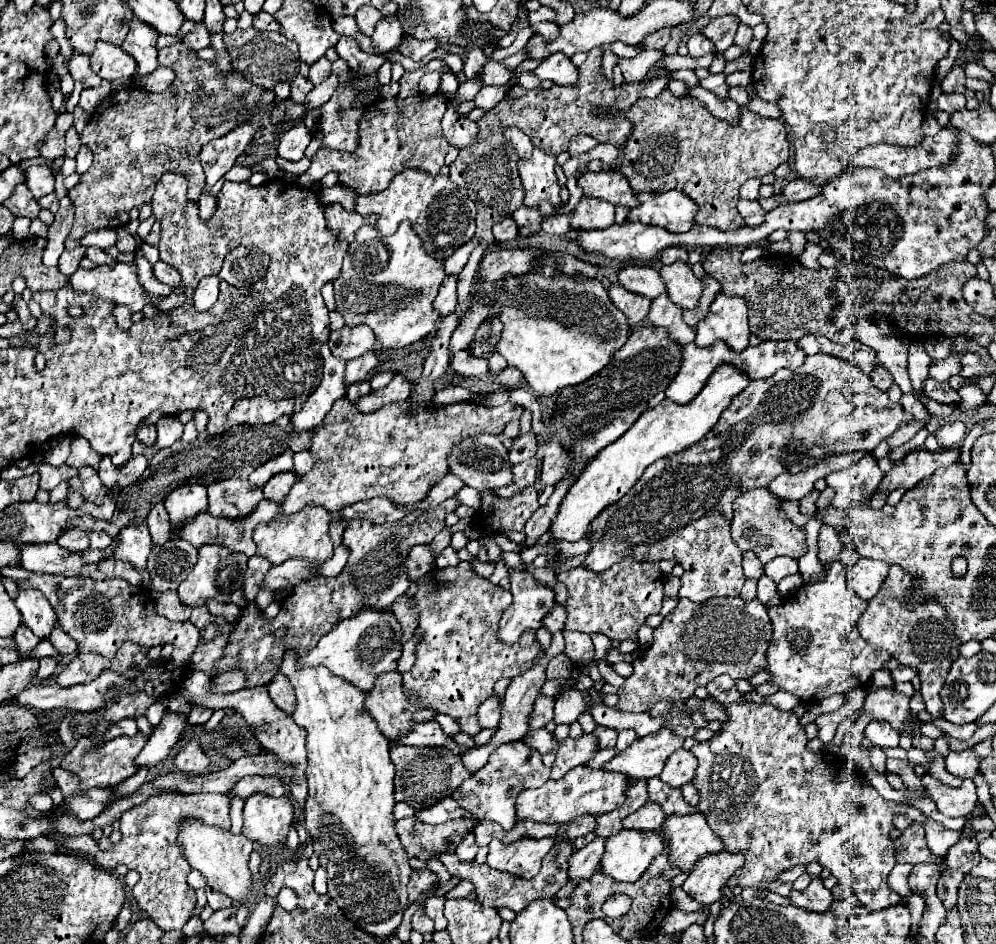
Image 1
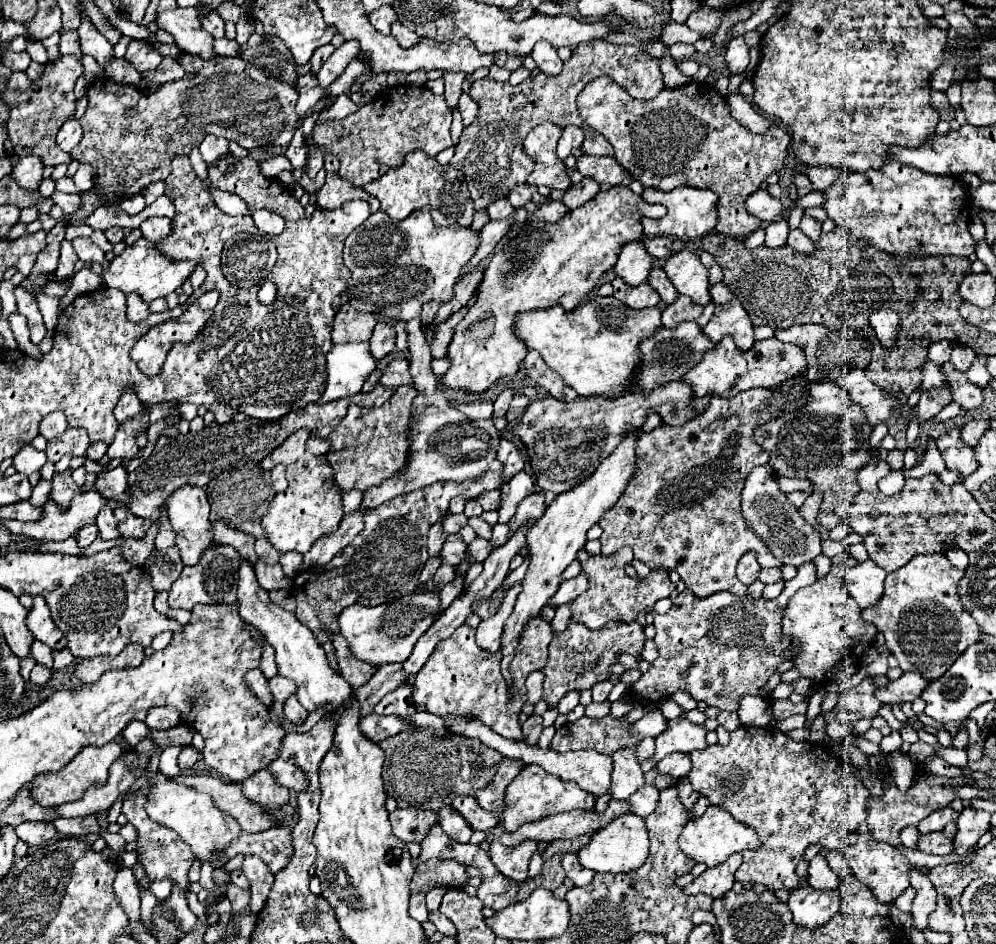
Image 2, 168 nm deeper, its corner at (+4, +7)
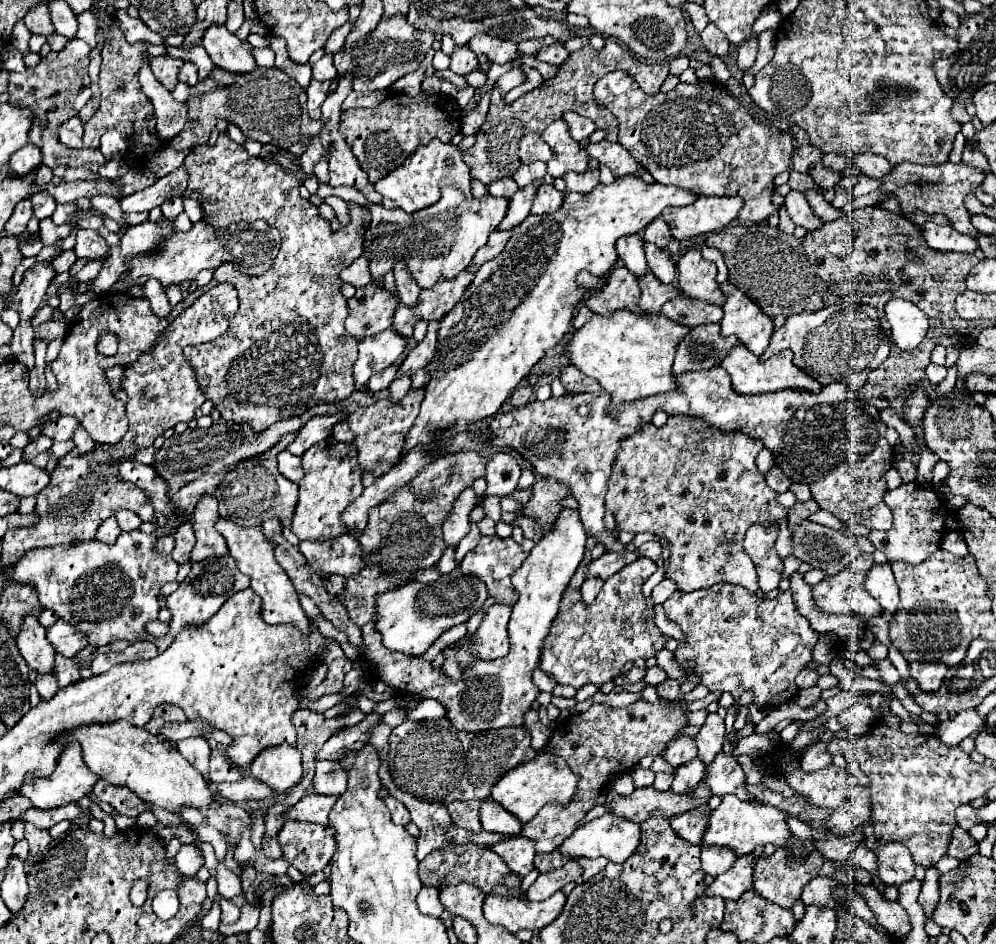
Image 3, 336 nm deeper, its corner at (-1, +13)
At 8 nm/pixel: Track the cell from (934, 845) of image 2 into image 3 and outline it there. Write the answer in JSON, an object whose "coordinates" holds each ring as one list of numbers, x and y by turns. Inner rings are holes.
{"coordinates":[[956,827,952,831,952,841,950,841,950,847,948,847,948,855,958,859,958,861,964,861,964,859,968,859,976,853,978,853,978,843,970,837,968,831]]}

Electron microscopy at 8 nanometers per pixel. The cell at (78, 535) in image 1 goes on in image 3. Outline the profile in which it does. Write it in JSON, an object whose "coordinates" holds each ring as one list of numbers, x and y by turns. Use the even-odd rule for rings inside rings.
{"coordinates":[[110,517,110,519,106,519,106,521,98,527,96,539,102,541,102,543,106,543,106,545,112,545,112,543,118,539,118,535,120,535,120,527,118,527,118,523,116,523,116,517]]}

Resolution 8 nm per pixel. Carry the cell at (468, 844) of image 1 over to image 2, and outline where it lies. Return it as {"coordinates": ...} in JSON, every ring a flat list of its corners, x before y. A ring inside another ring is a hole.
{"coordinates":[[443,807,439,811,439,825,441,829,457,843,469,843,469,837,471,837,471,827,467,825,467,821,463,821,463,817,451,809,451,807]]}

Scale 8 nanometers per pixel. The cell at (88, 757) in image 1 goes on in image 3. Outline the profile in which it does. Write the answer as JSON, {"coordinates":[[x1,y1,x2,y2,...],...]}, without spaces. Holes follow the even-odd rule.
{"coordinates":[[66,743,58,761,56,761,54,771,48,777,28,775,28,779,24,779,18,793,28,797,36,809,56,809,56,807,68,805,72,801,78,801,80,797,84,797,88,791,92,791,92,787,98,779,100,779,98,775,88,771,88,767,82,759,82,749,78,747,78,743]]}

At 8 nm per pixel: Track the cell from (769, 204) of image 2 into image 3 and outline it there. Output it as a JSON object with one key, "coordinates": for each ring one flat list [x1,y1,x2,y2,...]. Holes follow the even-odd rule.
{"coordinates":[[790,191,784,197,784,207,786,207,790,219,796,225,804,227,806,231,814,231,814,229,820,229,824,225,824,221,812,211,812,207,808,205,806,197,800,191]]}

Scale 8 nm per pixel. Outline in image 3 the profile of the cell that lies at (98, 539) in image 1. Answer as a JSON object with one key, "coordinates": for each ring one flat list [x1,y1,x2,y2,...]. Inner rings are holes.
{"coordinates":[[118,511,116,519,118,519,118,525,122,531,134,531,142,525,142,519,134,511]]}

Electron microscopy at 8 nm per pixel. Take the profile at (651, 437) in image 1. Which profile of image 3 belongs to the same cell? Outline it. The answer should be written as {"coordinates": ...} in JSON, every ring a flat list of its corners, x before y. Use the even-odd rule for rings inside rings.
{"coordinates":[[562,509,554,525,556,529,544,535,540,543,536,543,522,567,512,575,512,585,520,593,520,599,512,607,512,617,508,623,510,653,506,657,496,661,476,661,472,667,466,667,464,675,456,681,448,679,440,667,432,667,430,661,384,649,376,627,366,623,362,627,364,657,370,663,372,681,382,681,396,693,418,693,426,699,440,701,446,709,446,719,464,733,524,725,524,713,540,693,532,681,532,673,540,665,544,639,548,637,550,625,558,615,562,595,582,561,586,543,586,531,582,531,582,523,576,511]]}

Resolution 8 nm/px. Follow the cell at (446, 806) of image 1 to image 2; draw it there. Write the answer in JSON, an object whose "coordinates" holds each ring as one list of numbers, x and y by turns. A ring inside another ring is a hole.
{"coordinates":[[455,797,451,807,465,817,465,821,479,831,489,831,491,827,499,825,499,821,493,817,493,813,487,813,479,807,479,803,473,797]]}

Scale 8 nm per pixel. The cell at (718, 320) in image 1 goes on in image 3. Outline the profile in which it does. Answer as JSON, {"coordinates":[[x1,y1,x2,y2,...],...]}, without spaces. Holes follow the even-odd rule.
{"coordinates":[[730,283,720,285,726,295,724,303,724,319,722,319,722,335,736,335,754,355,762,355,774,333,774,319,764,315,756,303,752,303,742,291,732,287]]}

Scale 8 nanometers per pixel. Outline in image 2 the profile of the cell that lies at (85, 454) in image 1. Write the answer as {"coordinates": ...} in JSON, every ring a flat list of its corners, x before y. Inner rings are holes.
{"coordinates":[[69,427,61,437,49,441,49,445,47,445,47,457,53,463,57,463,63,455,67,455,71,451,75,451,73,455,85,457,89,445,91,445,91,441,89,441,85,429,81,429,81,427]]}

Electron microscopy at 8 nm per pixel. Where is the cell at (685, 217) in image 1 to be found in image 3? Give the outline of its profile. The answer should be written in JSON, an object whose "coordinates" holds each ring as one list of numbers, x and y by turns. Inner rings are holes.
{"coordinates":[[700,197,686,207,666,207,664,221,670,225,676,241,694,239,698,235,714,233,734,221,742,209,740,197]]}

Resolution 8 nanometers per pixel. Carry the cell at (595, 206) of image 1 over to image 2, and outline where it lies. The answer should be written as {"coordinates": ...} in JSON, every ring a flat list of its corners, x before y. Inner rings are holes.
{"coordinates":[[585,177,581,183,575,183,575,185,571,185,571,187,565,191,563,203,567,205,567,209,573,211,573,209,577,209,579,205,591,201,597,193,599,193,599,185,597,185,593,179]]}

